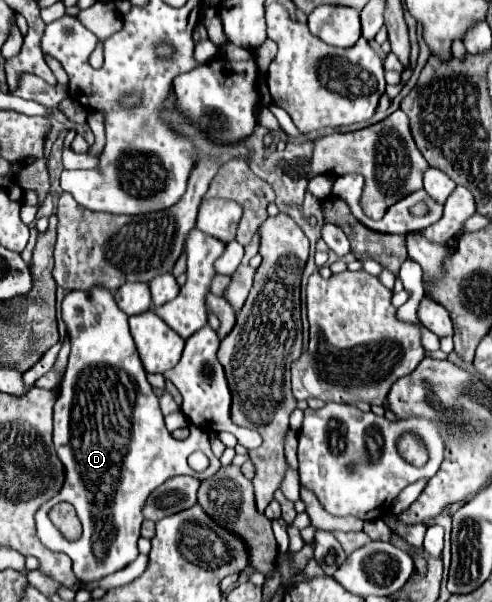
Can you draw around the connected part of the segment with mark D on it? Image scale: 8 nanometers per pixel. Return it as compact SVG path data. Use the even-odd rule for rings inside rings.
M93 288L89 292L81 292L81 290L69 292L63 300L63 320L65 320L67 332L71 336L71 354L69 354L67 372L57 390L53 444L55 444L57 456L65 468L65 482L63 482L61 492L37 510L35 522L37 522L37 538L41 540L41 544L53 552L65 552L73 560L75 578L83 584L91 584L91 582L97 582L97 580L125 568L129 562L133 562L137 558L137 554L139 554L137 540L139 540L139 530L141 530L141 522L143 522L141 508L145 504L145 498L157 486L161 486L167 478L181 476L181 474L193 476L197 480L205 480L221 468L221 462L211 452L209 436L205 430L190 424L188 438L175 440L169 434L169 430L165 428L157 396L155 396L151 384L147 382L145 368L141 364L133 336L129 332L127 314L123 314L119 310L119 306L109 290ZM195 450L205 452L211 460L211 464L205 472L193 472L187 464L189 454L193 454ZM61 500L75 506L77 516L83 524L81 538L73 540L73 542L65 540L47 518L47 512L51 510L51 506L55 506Z

